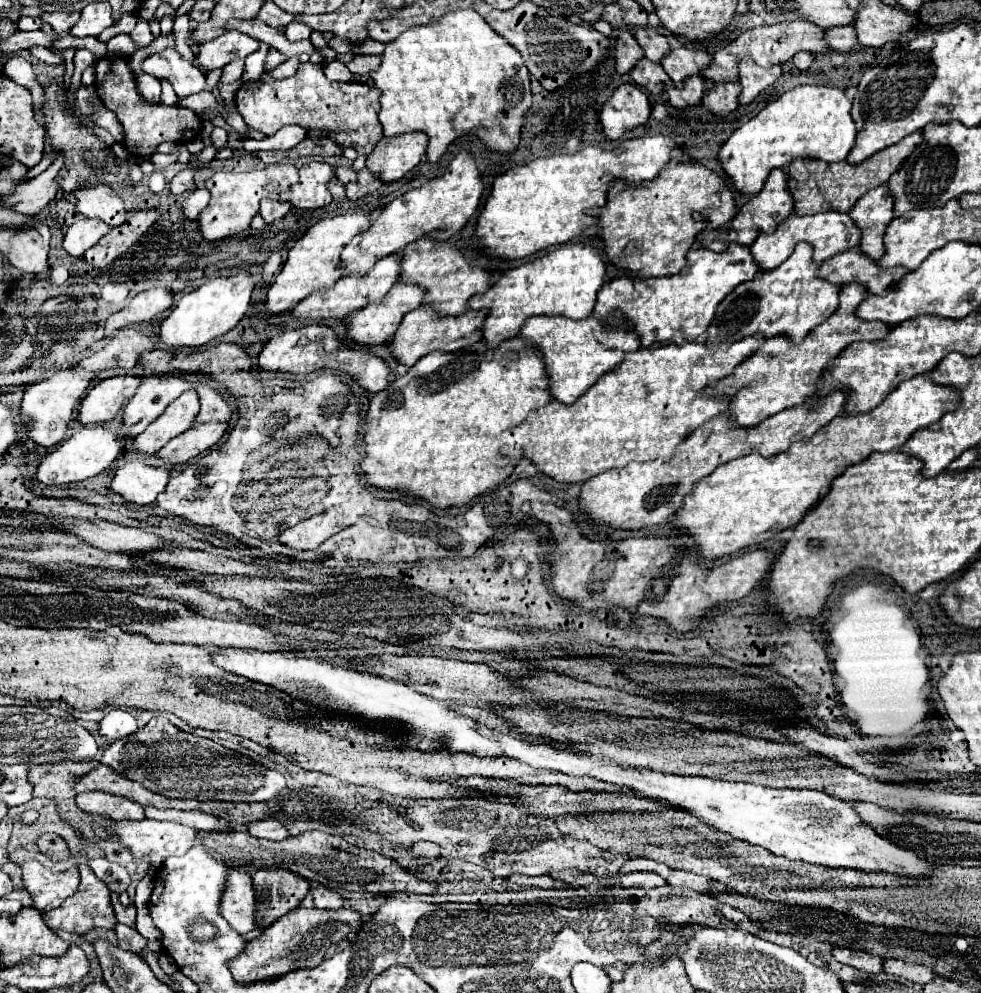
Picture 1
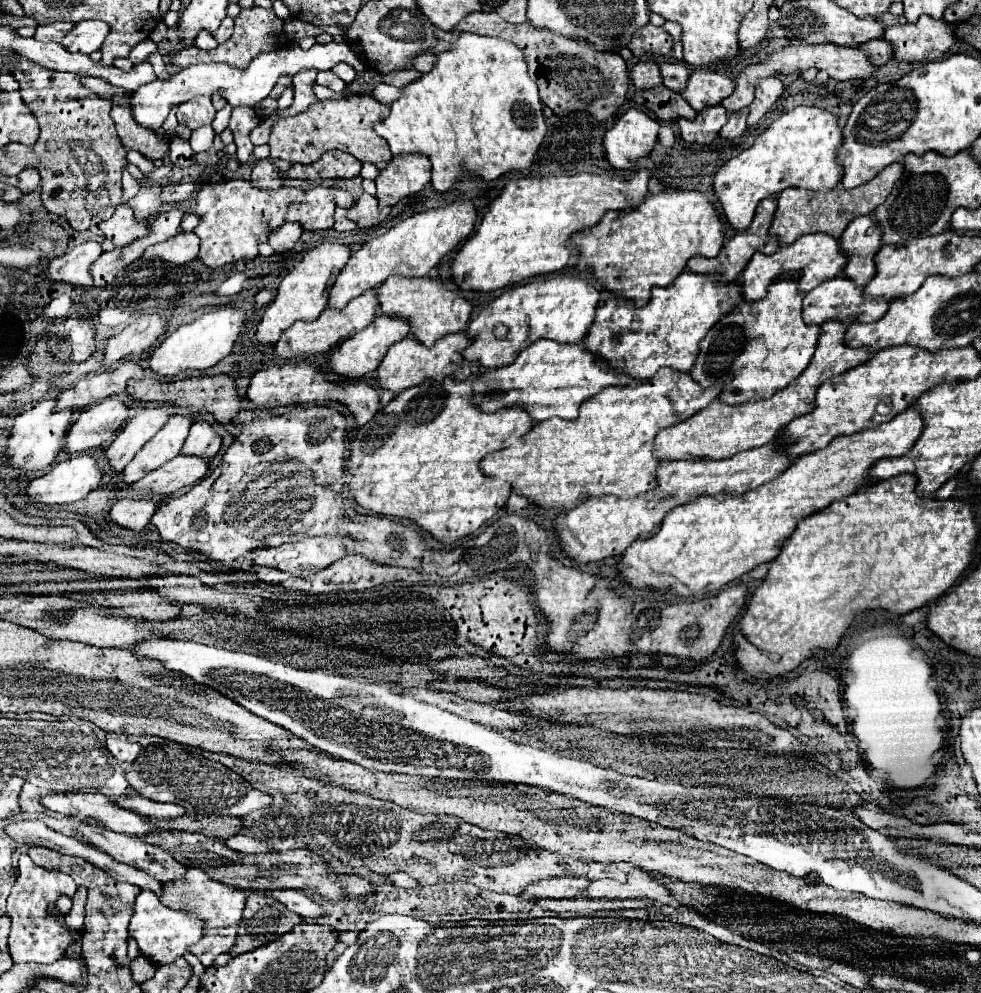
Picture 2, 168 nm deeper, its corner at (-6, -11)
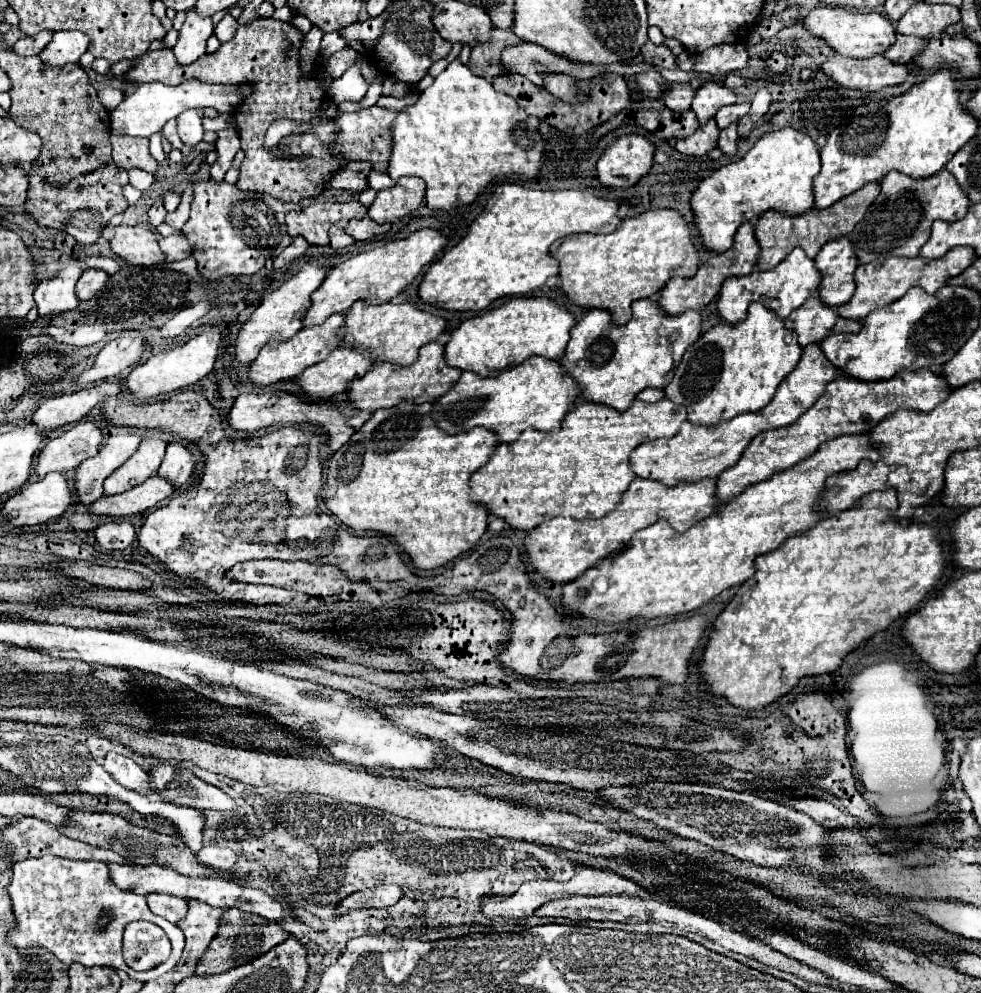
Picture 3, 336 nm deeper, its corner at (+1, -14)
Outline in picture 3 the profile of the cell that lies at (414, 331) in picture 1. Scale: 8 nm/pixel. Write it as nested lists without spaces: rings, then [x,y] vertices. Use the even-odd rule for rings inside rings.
[[[430,342],[420,348],[418,360],[410,366],[394,368],[390,364],[374,364],[362,378],[352,380],[348,384],[348,402],[352,402],[354,408],[370,414],[382,408],[392,408],[400,400],[414,400],[418,404],[432,402],[444,396],[458,378],[460,378],[460,372],[456,368],[450,368],[444,360],[444,346]]]

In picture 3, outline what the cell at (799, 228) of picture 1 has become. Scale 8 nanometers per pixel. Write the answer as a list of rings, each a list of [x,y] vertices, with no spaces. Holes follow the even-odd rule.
[[[794,248],[786,260],[782,260],[776,268],[772,268],[768,272],[754,270],[748,276],[726,280],[722,284],[722,290],[720,290],[720,296],[718,296],[718,314],[720,314],[722,322],[738,324],[738,322],[746,320],[746,312],[748,312],[750,302],[762,302],[778,318],[786,320],[794,308],[800,308],[810,296],[816,294],[818,284],[820,284],[820,272],[816,270],[814,260],[810,260],[802,252],[802,248]]]

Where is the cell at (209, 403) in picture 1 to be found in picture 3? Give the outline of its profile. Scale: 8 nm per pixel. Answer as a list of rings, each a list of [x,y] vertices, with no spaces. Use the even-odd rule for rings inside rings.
[[[174,442],[174,444],[168,444],[168,448],[166,448],[166,456],[158,468],[158,476],[164,480],[170,480],[170,484],[174,488],[182,488],[188,482],[188,478],[192,476],[194,464],[196,464],[196,460],[194,460],[190,448]]]

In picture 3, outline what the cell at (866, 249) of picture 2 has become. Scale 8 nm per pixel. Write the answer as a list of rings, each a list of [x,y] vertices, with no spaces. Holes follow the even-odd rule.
[[[848,238],[834,240],[834,242],[826,244],[818,252],[814,262],[822,276],[820,288],[818,288],[820,302],[826,306],[846,304],[856,290],[854,270],[858,266],[858,262],[854,260],[852,244],[848,242]]]

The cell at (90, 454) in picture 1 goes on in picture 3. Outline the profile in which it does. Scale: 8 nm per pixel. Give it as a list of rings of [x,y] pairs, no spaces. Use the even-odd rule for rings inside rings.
[[[50,472],[42,480],[30,484],[26,490],[8,498],[2,504],[2,516],[10,520],[12,528],[36,526],[60,516],[70,502],[72,492],[66,476]]]

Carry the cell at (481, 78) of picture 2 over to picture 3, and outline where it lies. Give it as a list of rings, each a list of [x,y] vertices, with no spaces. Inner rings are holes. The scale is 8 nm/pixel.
[[[460,60],[448,64],[448,68],[436,76],[434,84],[426,88],[414,106],[404,108],[392,128],[392,158],[388,174],[396,182],[402,176],[418,176],[426,182],[426,206],[430,210],[450,212],[460,204],[472,204],[476,196],[498,174],[522,174],[526,178],[540,176],[544,142],[538,132],[538,118],[532,118],[510,96],[500,94],[490,82],[472,74]]]

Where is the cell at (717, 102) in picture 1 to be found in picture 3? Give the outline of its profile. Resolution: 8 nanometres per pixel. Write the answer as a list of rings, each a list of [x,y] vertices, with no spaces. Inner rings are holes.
[[[730,124],[728,128],[724,128],[724,130],[720,132],[718,148],[720,148],[722,154],[726,154],[726,156],[734,156],[734,154],[738,152],[738,132],[736,132],[736,124]]]

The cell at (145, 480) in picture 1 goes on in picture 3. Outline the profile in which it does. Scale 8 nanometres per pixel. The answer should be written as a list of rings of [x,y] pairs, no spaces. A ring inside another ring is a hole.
[[[128,520],[122,522],[110,522],[100,528],[96,528],[96,542],[102,550],[114,552],[114,550],[126,550],[134,540],[134,526]]]

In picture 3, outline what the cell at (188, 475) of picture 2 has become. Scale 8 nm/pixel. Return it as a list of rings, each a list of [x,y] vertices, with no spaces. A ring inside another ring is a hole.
[[[160,476],[148,478],[144,484],[116,496],[102,496],[88,506],[88,512],[94,516],[132,516],[156,508],[160,502],[174,494],[174,486],[162,480]]]

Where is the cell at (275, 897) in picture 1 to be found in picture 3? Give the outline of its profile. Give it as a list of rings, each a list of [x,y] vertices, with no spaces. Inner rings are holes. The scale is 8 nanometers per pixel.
[[[230,908],[224,912],[224,916],[220,918],[220,932],[214,936],[214,940],[210,942],[210,946],[206,948],[206,952],[202,954],[202,958],[196,964],[196,974],[198,976],[212,976],[212,974],[220,974],[220,972],[228,972],[232,968],[238,968],[250,960],[260,958],[262,954],[266,954],[268,950],[272,950],[274,946],[282,944],[288,934],[276,924],[270,922],[266,918]]]

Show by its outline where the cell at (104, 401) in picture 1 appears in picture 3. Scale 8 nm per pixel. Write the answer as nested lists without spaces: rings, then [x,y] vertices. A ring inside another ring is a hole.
[[[78,422],[72,430],[50,440],[38,456],[36,474],[44,478],[48,472],[70,472],[86,458],[96,456],[104,434],[94,422]]]

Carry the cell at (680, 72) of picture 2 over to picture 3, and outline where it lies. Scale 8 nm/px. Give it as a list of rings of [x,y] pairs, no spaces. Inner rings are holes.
[[[672,84],[670,90],[666,90],[662,94],[662,100],[664,100],[666,108],[670,108],[672,112],[690,110],[692,98],[694,98],[694,90],[690,88],[690,84]]]

